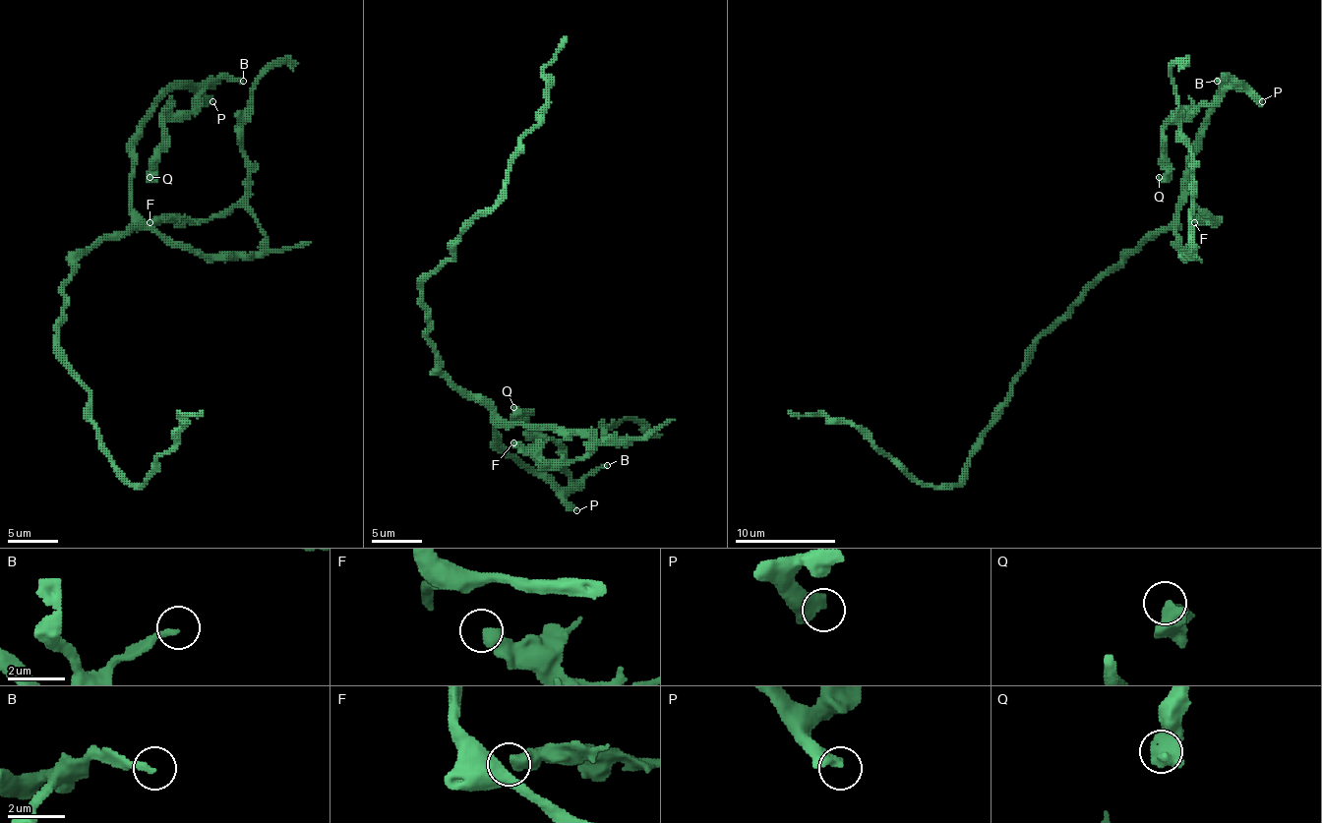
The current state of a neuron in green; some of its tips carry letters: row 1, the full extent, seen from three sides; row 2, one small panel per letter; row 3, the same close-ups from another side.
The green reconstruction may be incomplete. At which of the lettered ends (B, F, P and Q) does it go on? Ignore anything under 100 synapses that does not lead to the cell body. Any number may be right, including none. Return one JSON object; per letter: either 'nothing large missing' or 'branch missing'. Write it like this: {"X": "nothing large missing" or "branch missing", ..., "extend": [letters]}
{"B": "nothing large missing", "F": "nothing large missing", "P": "branch missing", "Q": "nothing large missing", "extend": ["P"]}

